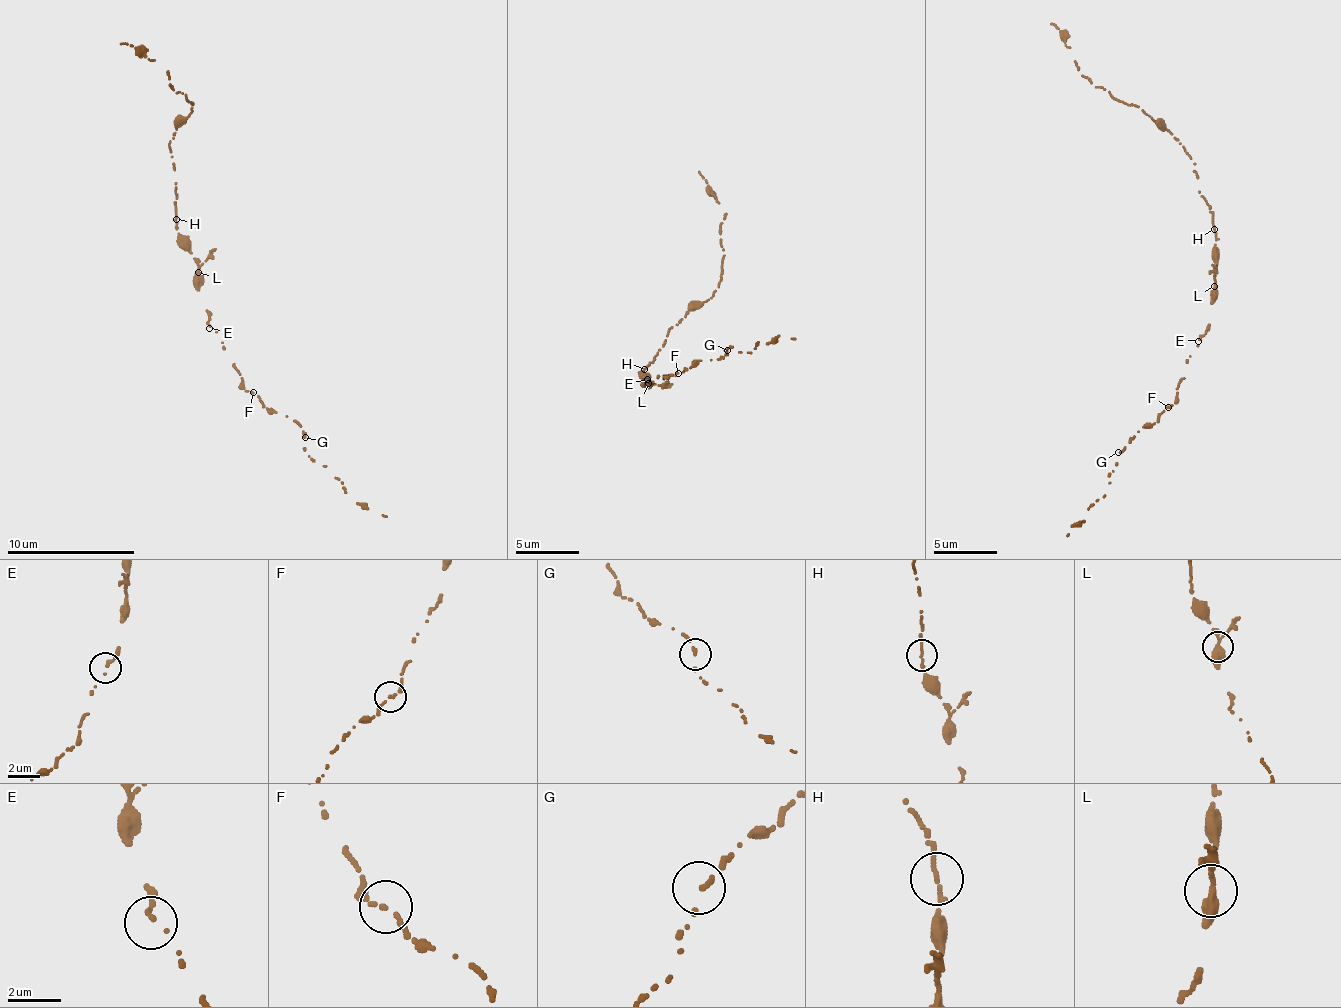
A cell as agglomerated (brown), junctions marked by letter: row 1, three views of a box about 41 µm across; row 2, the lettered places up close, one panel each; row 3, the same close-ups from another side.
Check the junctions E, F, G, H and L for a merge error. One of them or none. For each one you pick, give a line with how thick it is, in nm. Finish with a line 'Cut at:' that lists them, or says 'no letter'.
Cut at: no letter

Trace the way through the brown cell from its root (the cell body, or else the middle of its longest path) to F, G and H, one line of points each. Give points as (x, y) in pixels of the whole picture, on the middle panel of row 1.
F: (645, 383), (647, 387), (647, 379), (658, 378), (657, 376), (667, 378), (672, 373), (678, 373)
G: (645, 383), (647, 387), (647, 379), (667, 378), (672, 373), (685, 372), (691, 364), (720, 360), (727, 350)
H: (645, 383), (650, 383), (642, 371), (645, 369)

